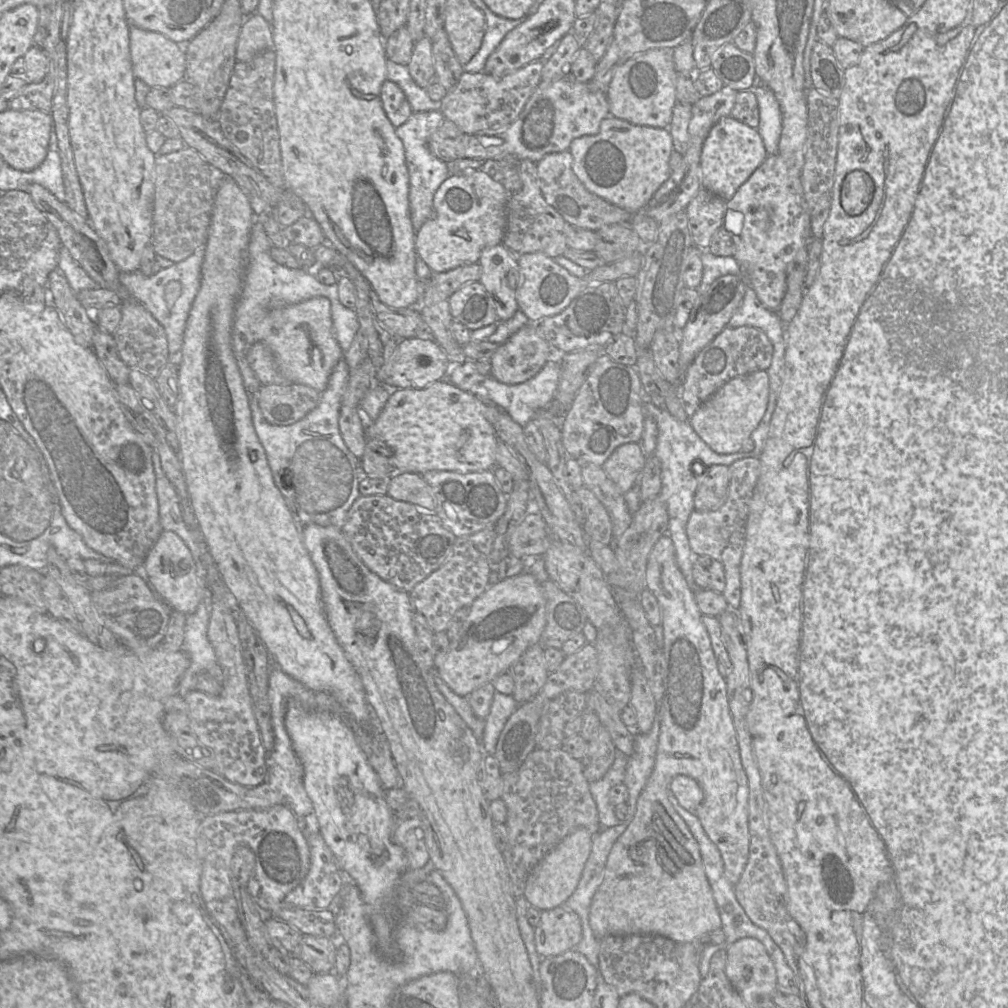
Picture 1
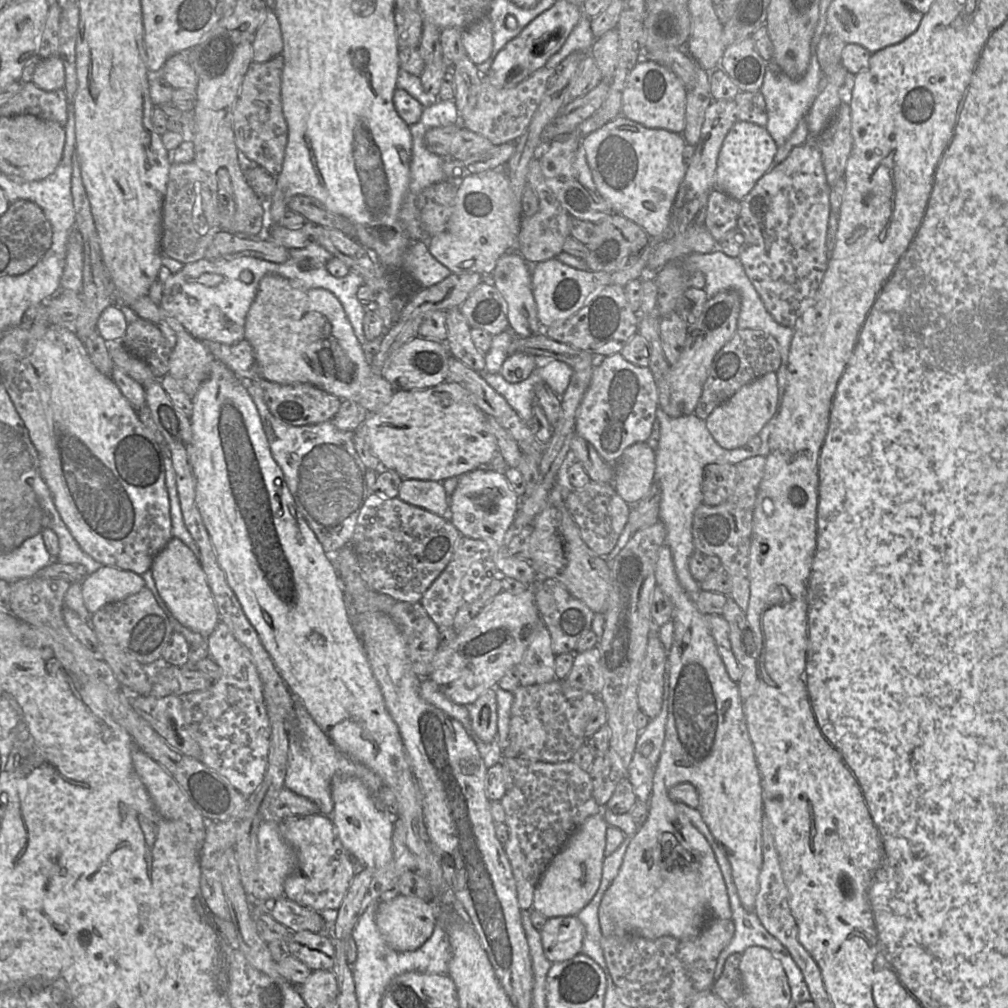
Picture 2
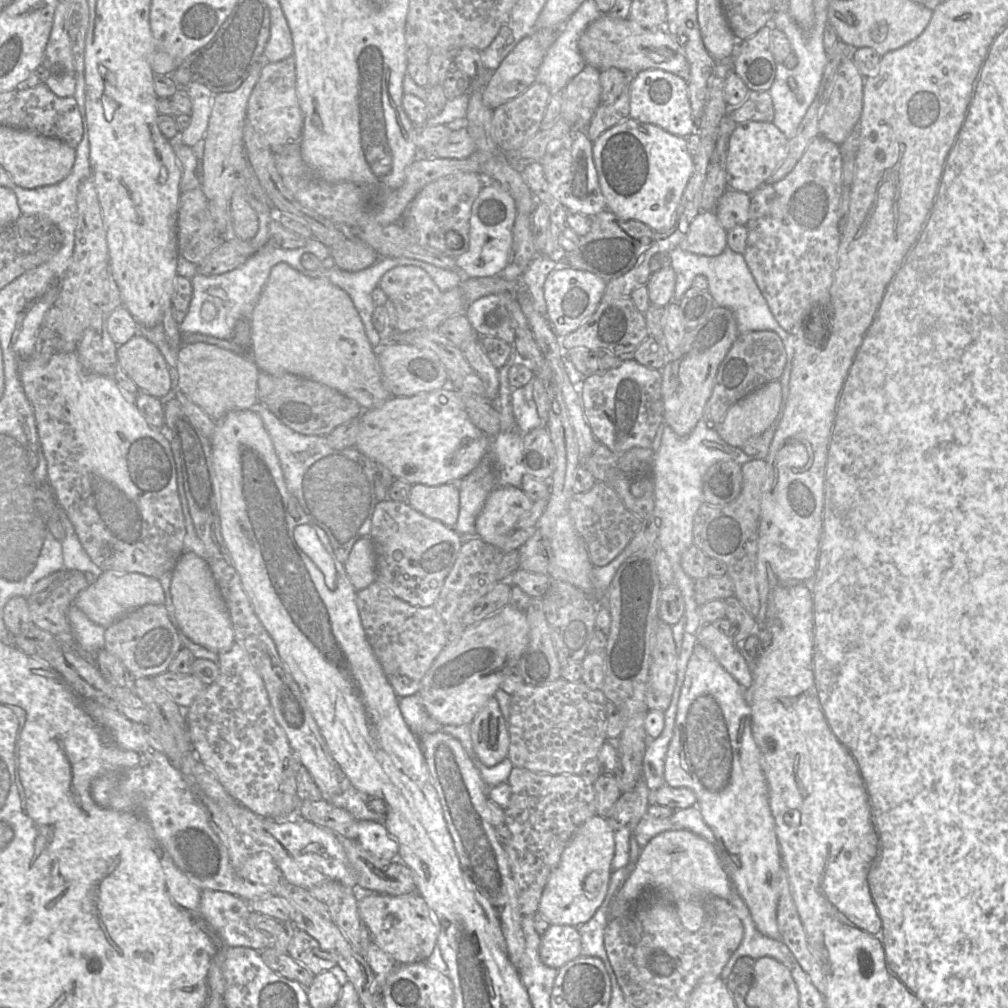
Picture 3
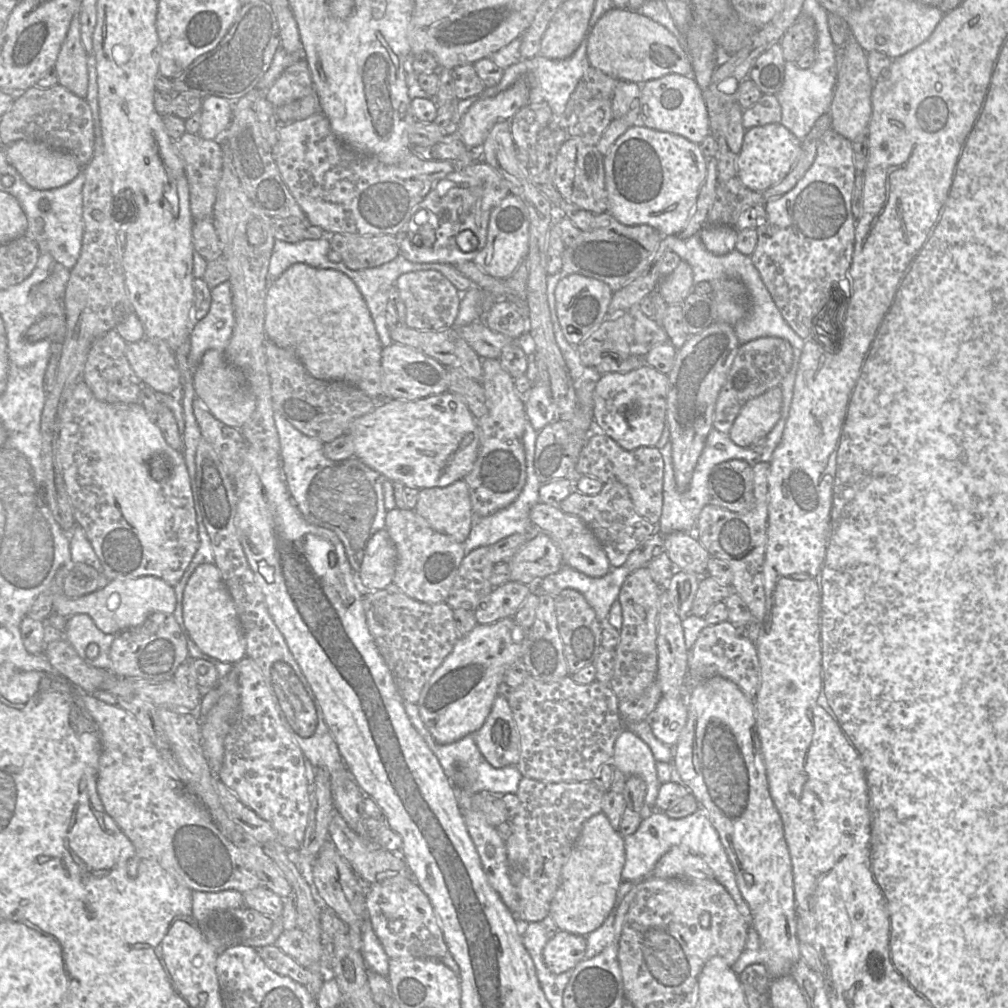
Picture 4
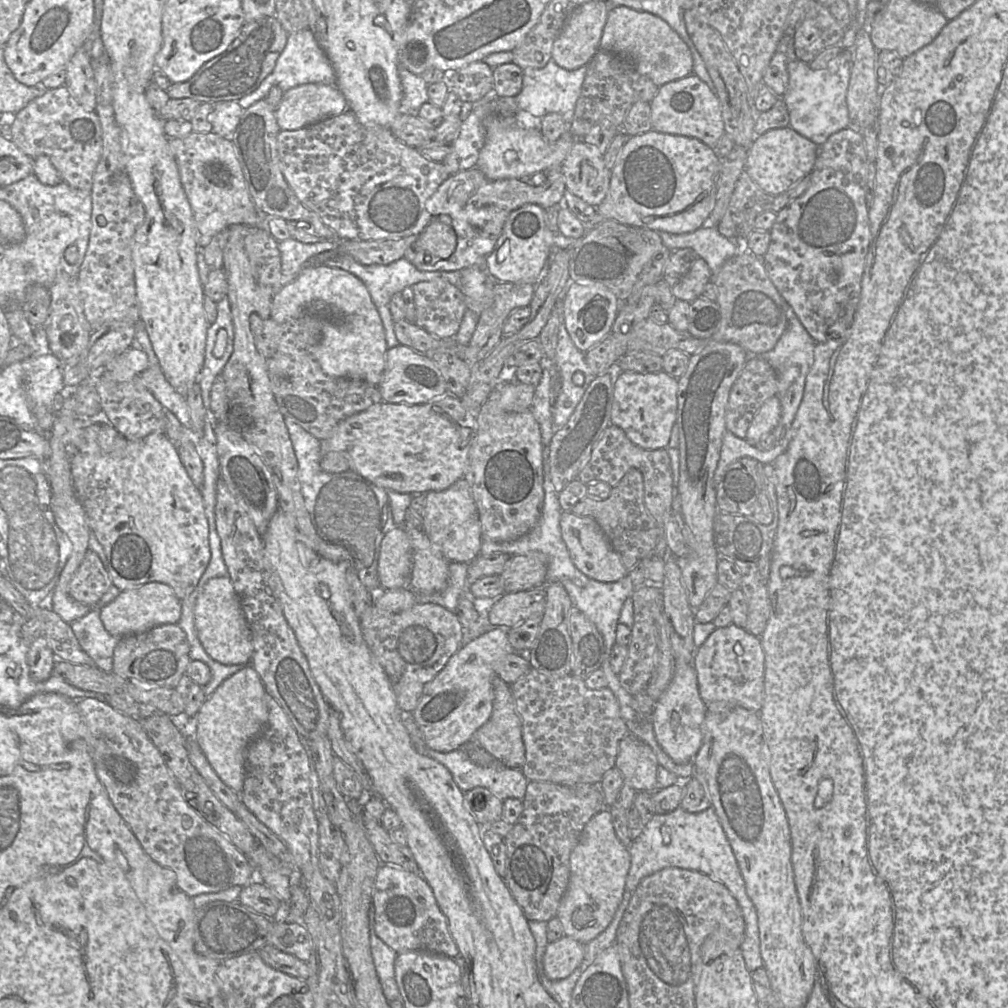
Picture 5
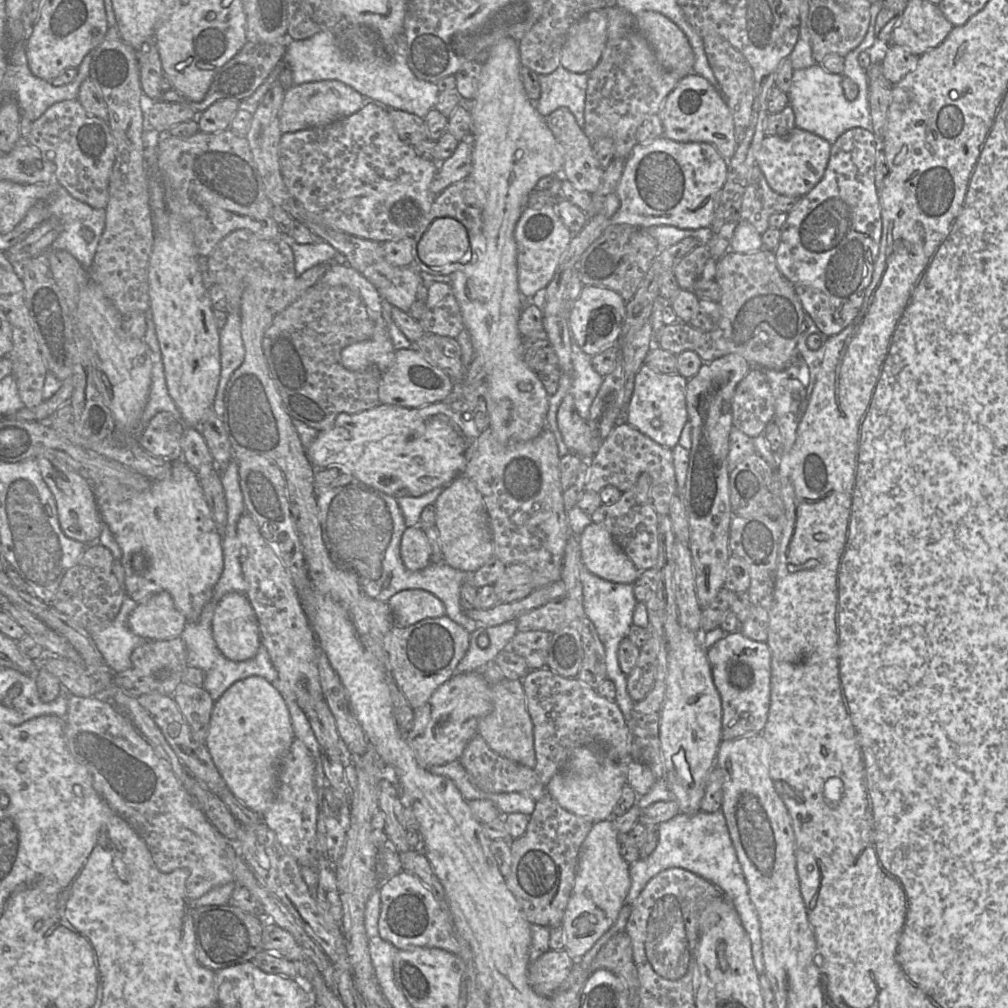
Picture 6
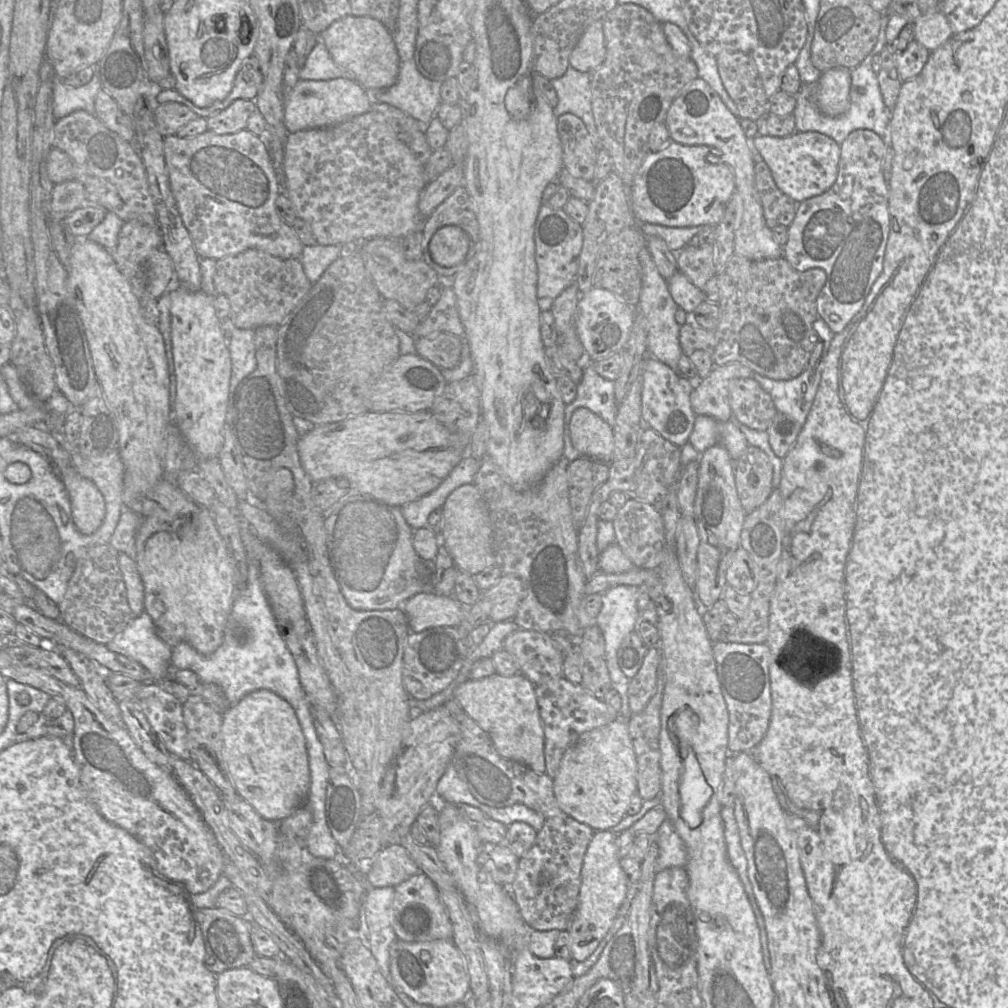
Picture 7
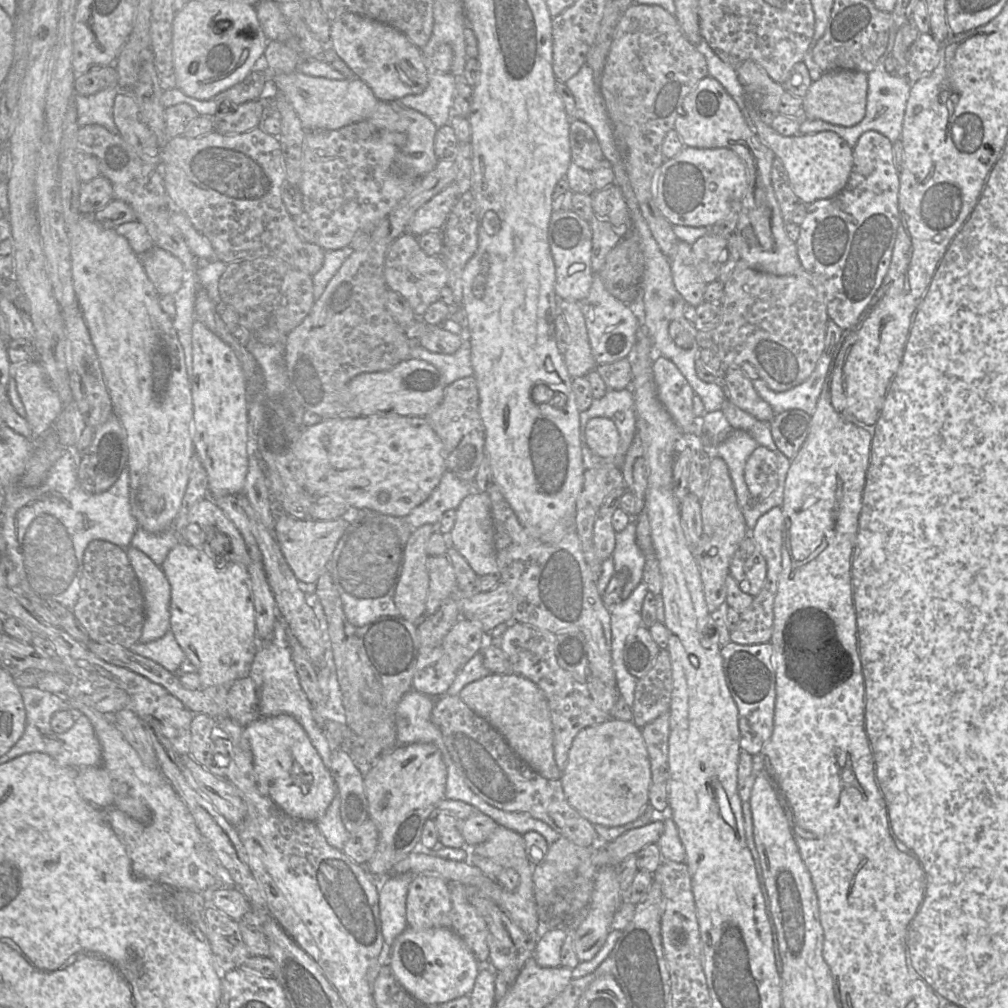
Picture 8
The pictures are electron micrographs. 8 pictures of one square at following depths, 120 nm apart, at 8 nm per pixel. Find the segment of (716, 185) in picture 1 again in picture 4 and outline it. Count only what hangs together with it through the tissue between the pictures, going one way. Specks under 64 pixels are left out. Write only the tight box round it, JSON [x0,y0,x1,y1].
[737,123,801,192]

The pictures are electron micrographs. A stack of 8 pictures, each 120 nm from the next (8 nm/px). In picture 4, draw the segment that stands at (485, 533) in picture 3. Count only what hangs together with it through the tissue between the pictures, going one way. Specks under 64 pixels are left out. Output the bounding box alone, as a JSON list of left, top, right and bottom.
[530,502,613,577]

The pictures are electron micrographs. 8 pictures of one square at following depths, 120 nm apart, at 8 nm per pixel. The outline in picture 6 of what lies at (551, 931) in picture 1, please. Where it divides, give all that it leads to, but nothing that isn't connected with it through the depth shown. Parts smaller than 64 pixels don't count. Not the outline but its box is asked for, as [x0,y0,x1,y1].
[528,950,575,998]

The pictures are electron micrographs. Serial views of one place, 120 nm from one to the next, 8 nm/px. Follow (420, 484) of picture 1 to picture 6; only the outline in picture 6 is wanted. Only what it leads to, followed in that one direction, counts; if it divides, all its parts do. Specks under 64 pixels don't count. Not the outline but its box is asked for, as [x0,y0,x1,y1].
[434,476,493,572]

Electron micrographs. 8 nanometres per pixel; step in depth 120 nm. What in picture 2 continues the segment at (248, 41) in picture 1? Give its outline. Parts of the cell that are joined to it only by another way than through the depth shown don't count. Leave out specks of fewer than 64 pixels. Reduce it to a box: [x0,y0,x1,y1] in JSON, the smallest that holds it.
[251,7,282,62]

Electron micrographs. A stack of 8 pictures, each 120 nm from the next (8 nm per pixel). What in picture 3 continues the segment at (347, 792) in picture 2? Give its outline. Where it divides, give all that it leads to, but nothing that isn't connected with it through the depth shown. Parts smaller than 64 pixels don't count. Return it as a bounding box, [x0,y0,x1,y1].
[356,821,398,858]

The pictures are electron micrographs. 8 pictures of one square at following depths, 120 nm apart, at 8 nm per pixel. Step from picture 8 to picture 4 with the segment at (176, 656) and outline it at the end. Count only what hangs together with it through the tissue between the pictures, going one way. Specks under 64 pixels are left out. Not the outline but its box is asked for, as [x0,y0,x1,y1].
[64,613,115,670]

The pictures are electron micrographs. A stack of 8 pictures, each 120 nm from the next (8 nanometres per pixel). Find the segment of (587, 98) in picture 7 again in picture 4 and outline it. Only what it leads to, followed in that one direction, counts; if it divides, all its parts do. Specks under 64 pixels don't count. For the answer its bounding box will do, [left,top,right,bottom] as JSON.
[479,38,589,117]

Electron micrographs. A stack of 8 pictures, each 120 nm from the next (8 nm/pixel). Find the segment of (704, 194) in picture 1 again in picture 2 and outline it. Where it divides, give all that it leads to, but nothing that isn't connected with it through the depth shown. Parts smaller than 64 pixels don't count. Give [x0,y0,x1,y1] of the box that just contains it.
[703,188,740,241]

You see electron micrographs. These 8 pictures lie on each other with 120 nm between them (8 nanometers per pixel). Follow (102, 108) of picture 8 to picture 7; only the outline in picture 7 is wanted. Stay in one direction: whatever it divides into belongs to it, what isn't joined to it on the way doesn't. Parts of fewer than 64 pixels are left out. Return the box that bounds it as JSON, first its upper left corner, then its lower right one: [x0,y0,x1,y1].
[53,66,102,120]

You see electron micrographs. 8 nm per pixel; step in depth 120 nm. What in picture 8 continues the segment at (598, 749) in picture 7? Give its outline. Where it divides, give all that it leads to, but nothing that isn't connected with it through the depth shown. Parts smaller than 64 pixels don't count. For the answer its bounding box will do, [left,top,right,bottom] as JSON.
[560,718,651,827]

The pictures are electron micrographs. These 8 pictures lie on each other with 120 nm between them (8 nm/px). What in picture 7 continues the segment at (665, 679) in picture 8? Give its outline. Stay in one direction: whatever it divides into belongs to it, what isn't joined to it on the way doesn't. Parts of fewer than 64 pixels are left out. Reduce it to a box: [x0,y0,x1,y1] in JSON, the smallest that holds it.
[628,647,662,715]

